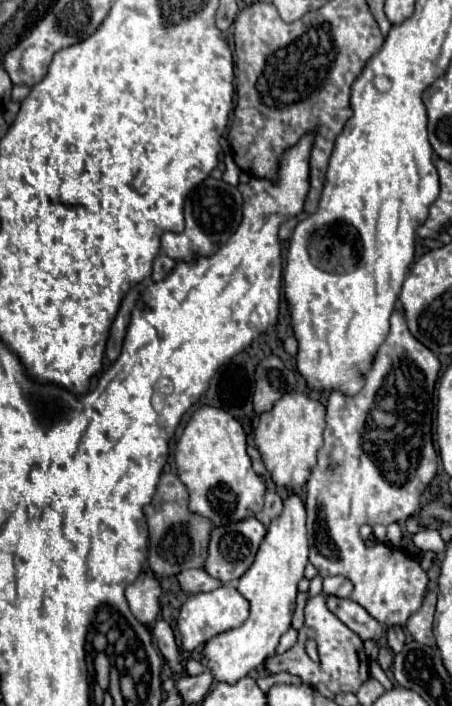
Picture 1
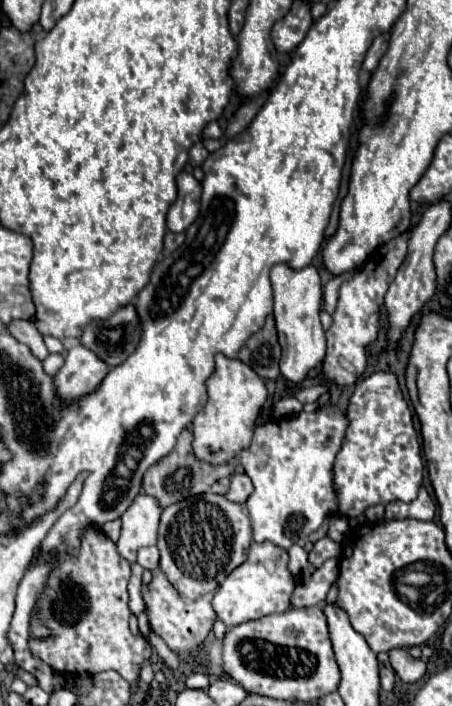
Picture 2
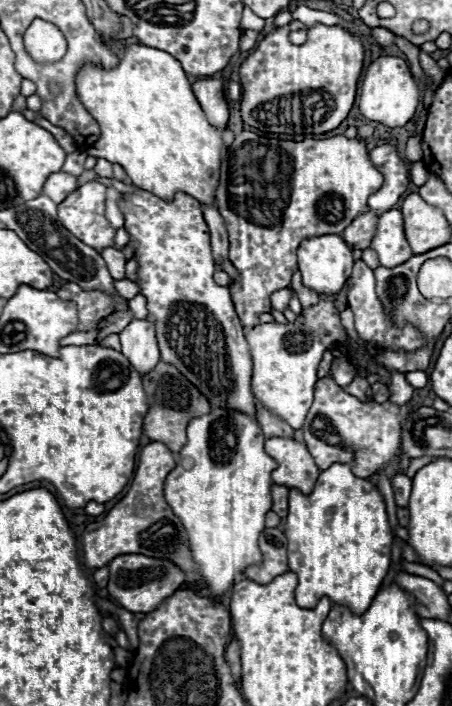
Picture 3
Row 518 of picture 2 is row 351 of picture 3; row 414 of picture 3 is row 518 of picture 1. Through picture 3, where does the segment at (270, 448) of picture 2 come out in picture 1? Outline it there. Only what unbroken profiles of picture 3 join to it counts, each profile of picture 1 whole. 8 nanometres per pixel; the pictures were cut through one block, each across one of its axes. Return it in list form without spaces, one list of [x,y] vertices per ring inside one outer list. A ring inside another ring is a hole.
[[[290,494],[284,498],[284,512],[270,522],[254,564],[238,580],[238,592],[250,604],[248,620],[240,628],[222,632],[204,644],[202,656],[214,682],[236,684],[250,670],[258,668],[268,656],[274,654],[280,636],[290,628],[290,620],[296,608],[296,586],[304,576],[306,564],[306,508],[296,494]]]

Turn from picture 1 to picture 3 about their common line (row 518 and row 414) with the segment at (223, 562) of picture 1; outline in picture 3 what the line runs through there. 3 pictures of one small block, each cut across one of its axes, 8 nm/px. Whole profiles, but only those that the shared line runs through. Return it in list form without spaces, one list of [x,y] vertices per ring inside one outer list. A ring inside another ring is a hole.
[[[136,188],[136,192],[126,192],[124,196],[126,200],[118,200],[118,206],[124,214],[124,228],[130,234],[130,248],[138,262],[136,284],[140,286],[140,294],[148,300],[148,314],[154,316],[162,360],[176,366],[212,406],[240,410],[242,414],[256,418],[256,404],[250,388],[252,356],[248,354],[248,342],[234,312],[228,288],[218,286],[212,278],[216,262],[212,258],[210,234],[200,210],[200,202],[184,192],[176,192],[172,202],[164,202],[140,188]]]

